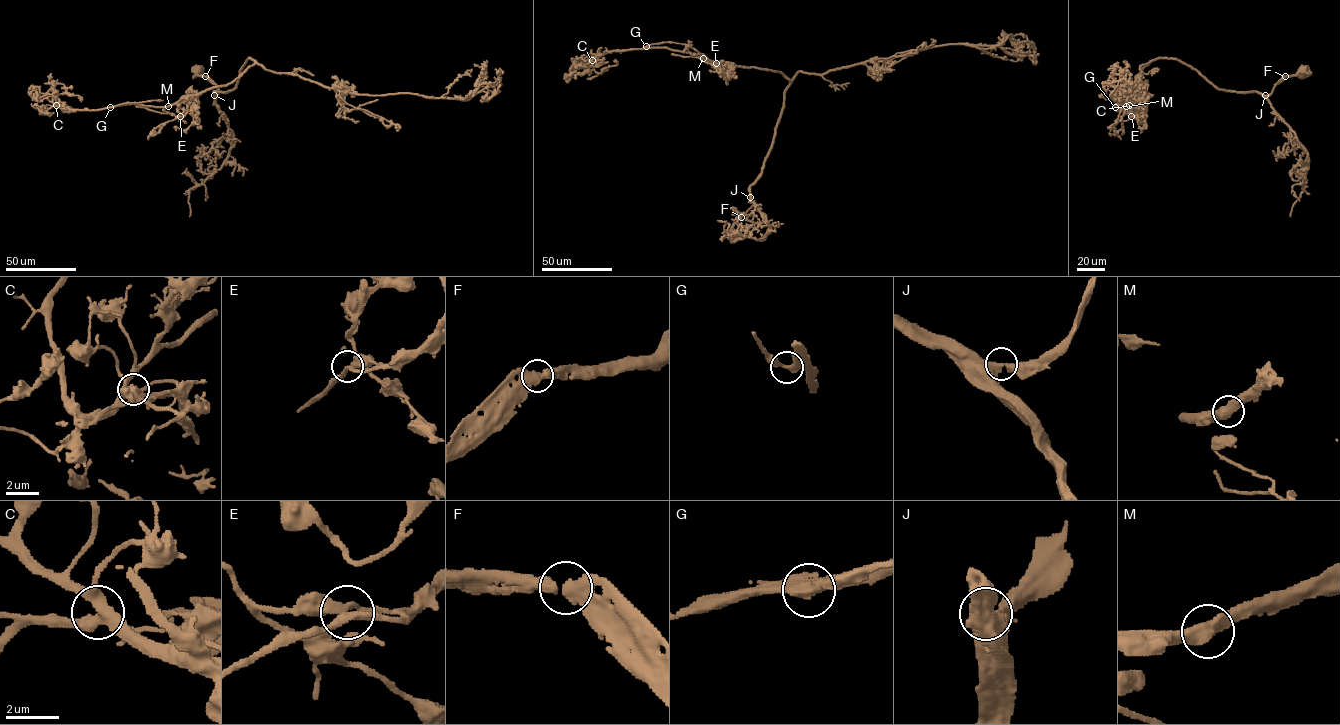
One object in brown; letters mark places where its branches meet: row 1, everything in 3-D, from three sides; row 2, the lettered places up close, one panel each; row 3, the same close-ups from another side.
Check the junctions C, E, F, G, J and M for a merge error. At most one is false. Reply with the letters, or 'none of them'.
none of them

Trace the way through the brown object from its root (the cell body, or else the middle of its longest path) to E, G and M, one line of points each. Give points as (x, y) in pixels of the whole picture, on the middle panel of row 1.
E: (733, 233), (753, 205), (750, 187), (771, 146), (790, 81), (755, 67), (732, 64), (723, 72), (715, 63)
G: (733, 233), (733, 224), (753, 205), (750, 187), (761, 173), (790, 81), (779, 72), (646, 46)
M: (733, 233), (733, 224), (753, 205), (750, 187), (761, 173), (790, 81), (779, 72), (704, 58)

